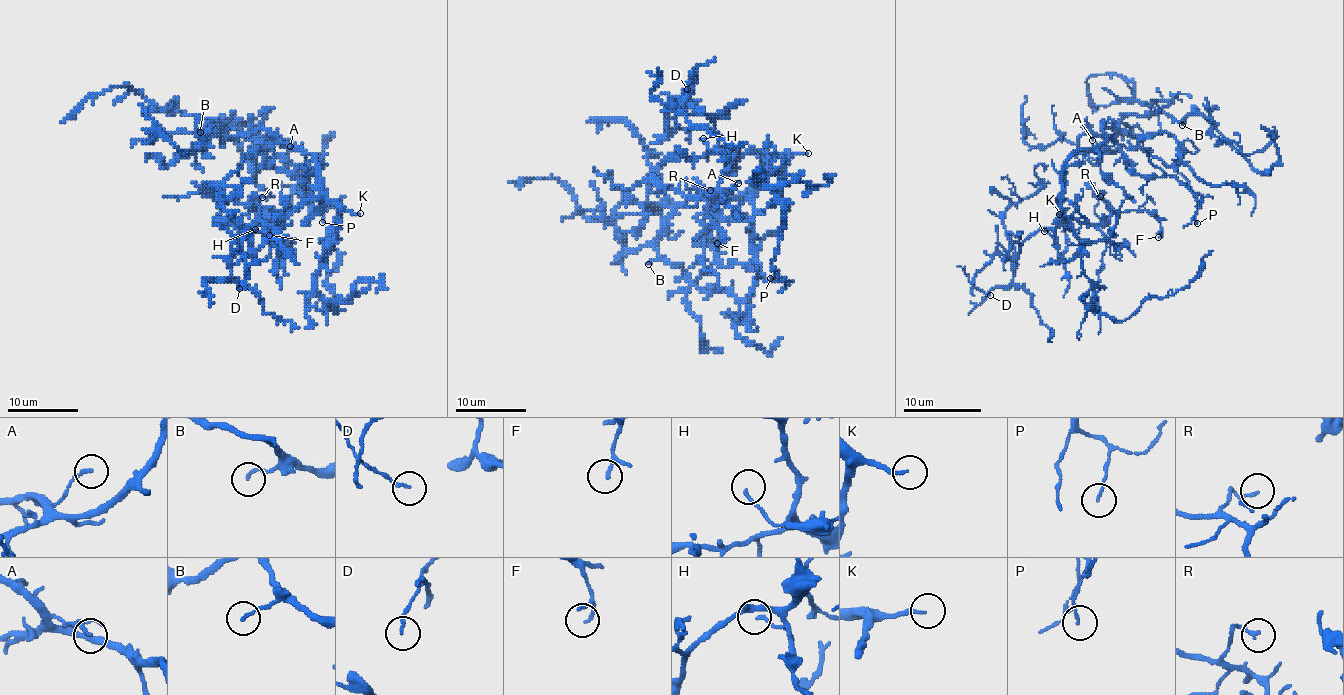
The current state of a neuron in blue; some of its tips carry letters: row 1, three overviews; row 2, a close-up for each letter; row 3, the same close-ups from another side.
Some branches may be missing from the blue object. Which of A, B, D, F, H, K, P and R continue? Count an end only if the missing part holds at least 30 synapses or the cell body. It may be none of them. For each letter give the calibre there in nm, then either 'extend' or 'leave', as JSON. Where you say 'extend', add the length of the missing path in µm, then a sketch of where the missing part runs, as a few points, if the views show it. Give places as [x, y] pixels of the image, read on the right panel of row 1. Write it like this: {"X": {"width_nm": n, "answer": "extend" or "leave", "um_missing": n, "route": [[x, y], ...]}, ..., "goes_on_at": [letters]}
{"A": {"width_nm": 160, "answer": "leave"}, "B": {"width_nm": 130, "answer": "leave"}, "D": {"width_nm": 120, "answer": "leave"}, "F": {"width_nm": 110, "answer": "leave"}, "H": {"width_nm": 120, "answer": "leave"}, "K": {"width_nm": 170, "answer": "extend", "um_missing": 35, "route": [[1059, 214], [1088, 254], [1083, 278], [1071, 289], [1069, 285], [1079, 270], [1075, 249], [1079, 239]]}, "P": {"width_nm": 100, "answer": "leave"}, "R": {"width_nm": 110, "answer": "leave"}, "goes_on_at": ["K"]}

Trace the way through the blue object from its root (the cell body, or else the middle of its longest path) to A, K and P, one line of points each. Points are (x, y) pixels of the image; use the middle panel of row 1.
A: (728, 197), (728, 192), (738, 183)
K: (728, 197), (740, 195), (758, 177), (769, 154), (808, 153)
P: (728, 197), (719, 199), (714, 211), (751, 225), (754, 262), (770, 278)

